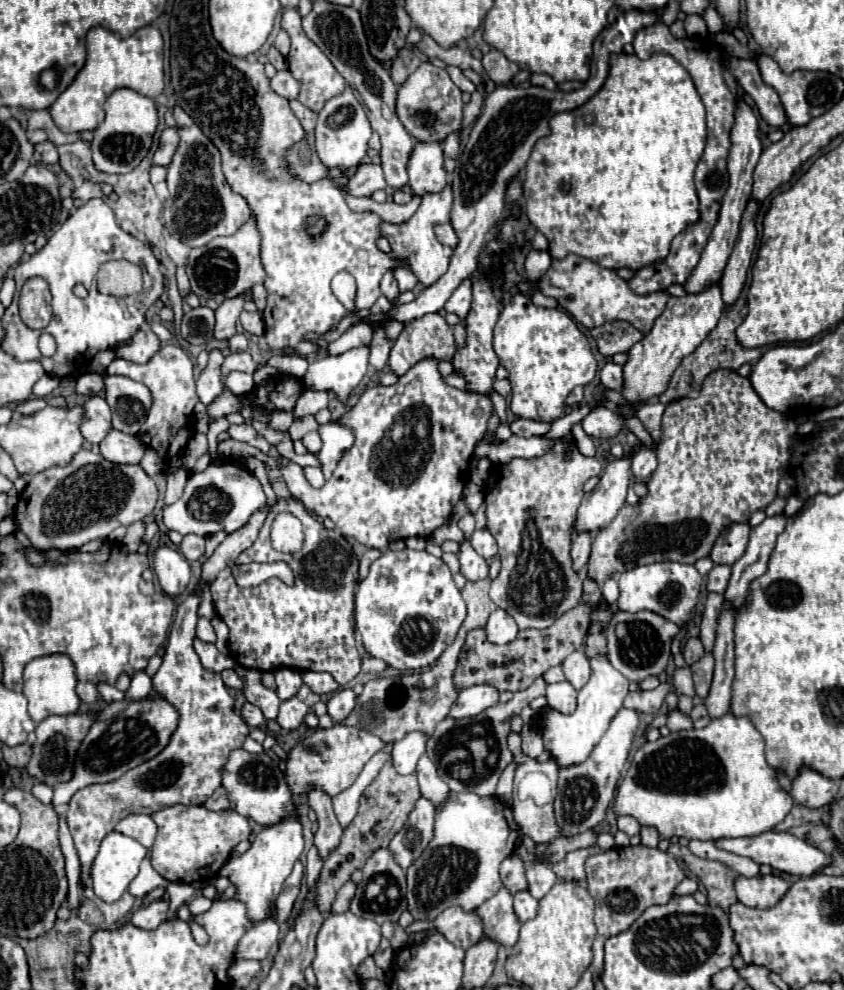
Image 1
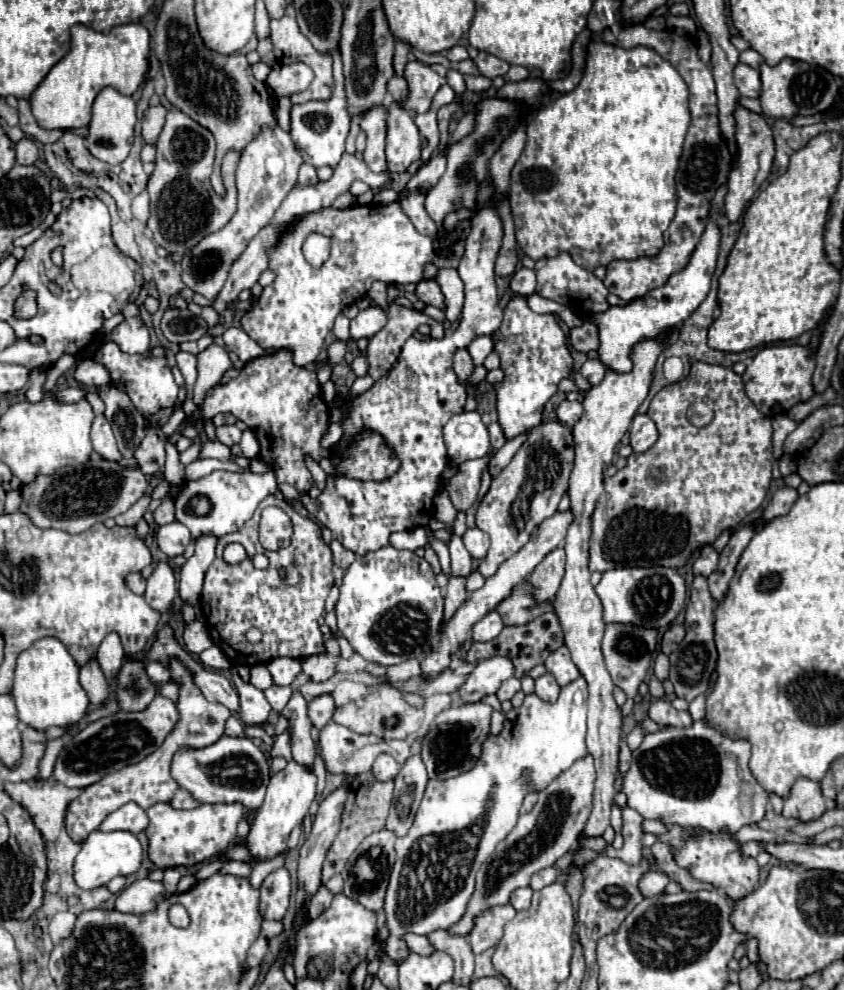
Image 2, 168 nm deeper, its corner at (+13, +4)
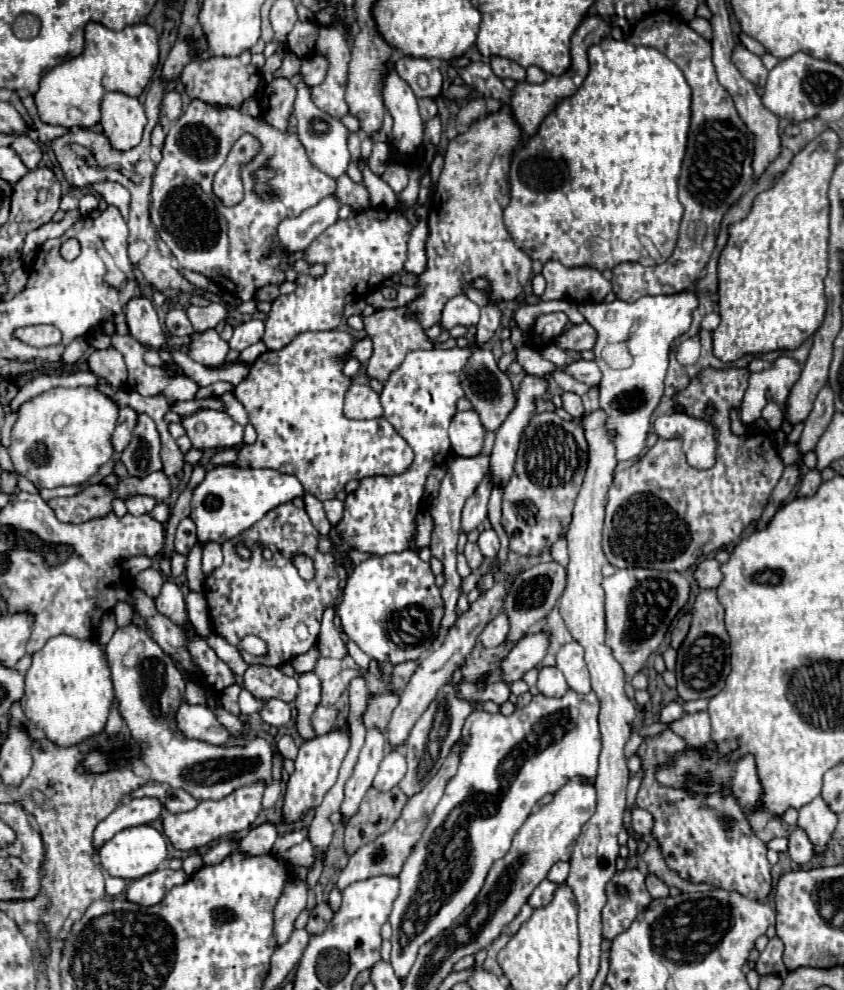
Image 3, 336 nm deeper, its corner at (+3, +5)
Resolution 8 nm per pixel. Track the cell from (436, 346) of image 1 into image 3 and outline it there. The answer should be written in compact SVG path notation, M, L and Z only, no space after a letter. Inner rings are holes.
M408 306L394 308L394 310L376 310L372 316L364 318L366 332L370 340L374 342L372 358L368 360L368 376L376 378L380 382L386 382L388 376L402 364L404 356L412 350L428 350L432 348L428 336L424 334L424 328L420 324L420 314L412 312Z

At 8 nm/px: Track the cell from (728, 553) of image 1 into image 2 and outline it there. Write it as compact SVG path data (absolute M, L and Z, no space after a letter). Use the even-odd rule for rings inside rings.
M706 545L702 547L700 551L700 557L694 561L694 575L702 575L702 577L708 577L718 565L718 553L714 551L712 545Z

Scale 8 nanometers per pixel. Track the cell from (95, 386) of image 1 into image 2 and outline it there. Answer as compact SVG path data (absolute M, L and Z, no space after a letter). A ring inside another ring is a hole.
M82 359L76 367L74 379L88 389L100 389L110 383L110 373L96 359Z

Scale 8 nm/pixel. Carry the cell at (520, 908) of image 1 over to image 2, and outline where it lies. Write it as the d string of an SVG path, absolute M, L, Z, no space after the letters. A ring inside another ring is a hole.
M530 887L516 889L516 891L512 893L512 899L510 899L510 903L512 903L512 907L514 907L516 911L528 909L528 907L530 907L530 901L532 901L532 889L530 889Z

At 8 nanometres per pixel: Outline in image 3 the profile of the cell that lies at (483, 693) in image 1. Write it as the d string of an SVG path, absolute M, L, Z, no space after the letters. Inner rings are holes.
M544 634L524 636L500 662L502 682L510 684L514 680L520 680L530 668L538 666L546 656L546 646L548 646L548 636Z

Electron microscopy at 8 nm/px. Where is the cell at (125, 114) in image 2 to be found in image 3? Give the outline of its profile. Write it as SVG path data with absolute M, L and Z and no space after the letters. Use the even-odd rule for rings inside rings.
M106 92L102 98L100 124L114 150L130 150L142 140L146 114L138 98L122 92Z

